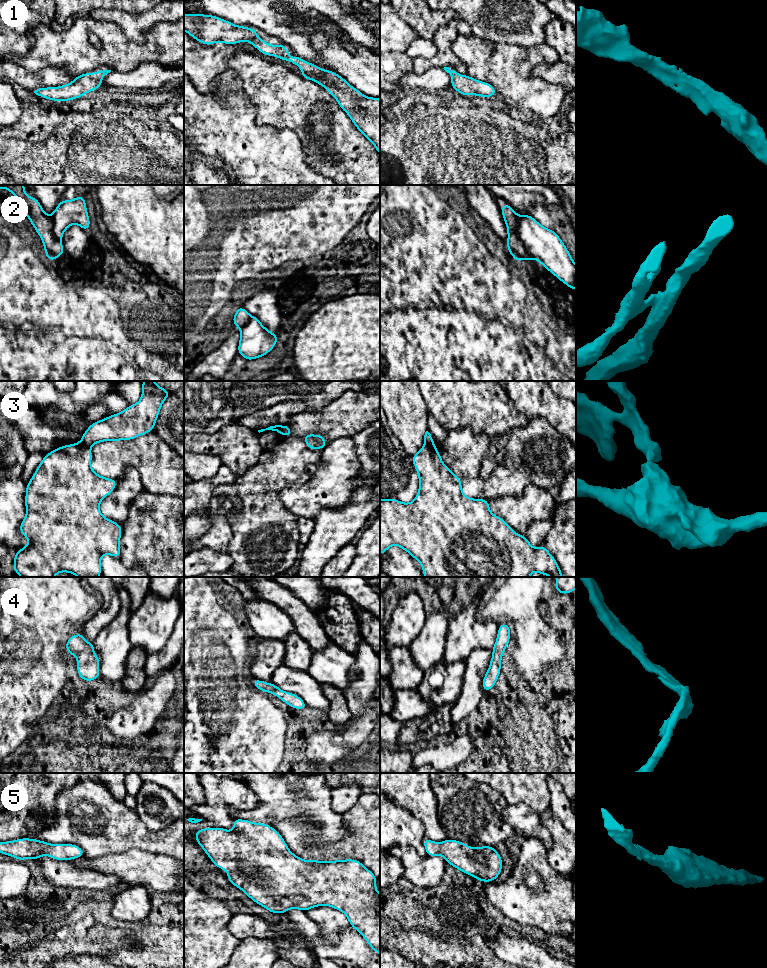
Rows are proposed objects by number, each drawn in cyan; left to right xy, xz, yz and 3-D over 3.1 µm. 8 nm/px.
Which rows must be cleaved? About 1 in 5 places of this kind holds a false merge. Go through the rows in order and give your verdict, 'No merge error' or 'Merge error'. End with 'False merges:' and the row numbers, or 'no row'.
1: No merge error
2: Merge error
3: Merge error
4: No merge error
5: No merge error
False merges: 2, 3

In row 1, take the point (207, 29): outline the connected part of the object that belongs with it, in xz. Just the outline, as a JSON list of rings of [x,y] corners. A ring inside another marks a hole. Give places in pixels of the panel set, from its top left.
[[[184,14],[184,31],[203,45],[213,45],[216,42],[222,42],[228,45],[235,45],[238,42],[250,42],[262,54],[275,56],[283,61],[298,65],[302,71],[301,77],[312,80],[323,86],[338,102],[340,108],[350,117],[355,127],[375,146],[380,155],[380,99],[367,97],[359,90],[351,86],[344,78],[333,71],[321,69],[315,64],[294,55],[292,58],[284,44],[271,45],[258,37],[254,28],[234,25],[228,20],[223,20],[214,15],[205,14]]]

